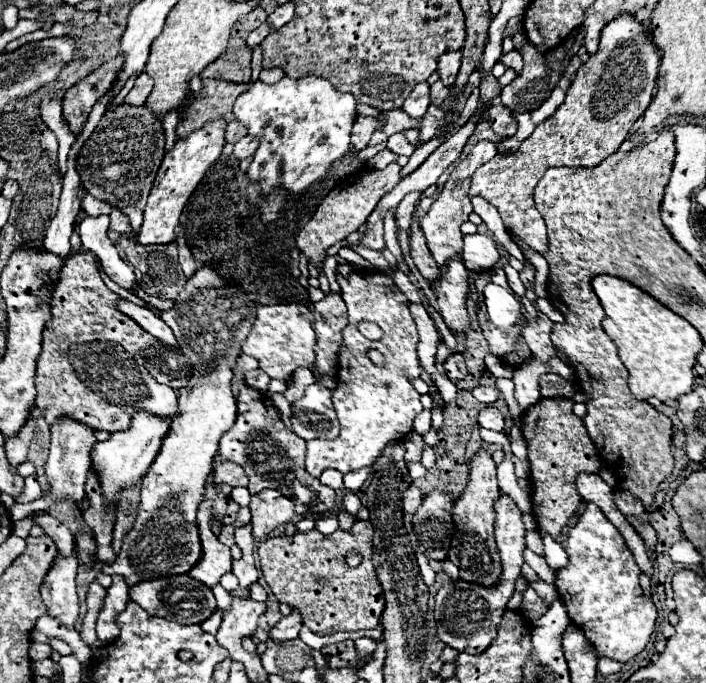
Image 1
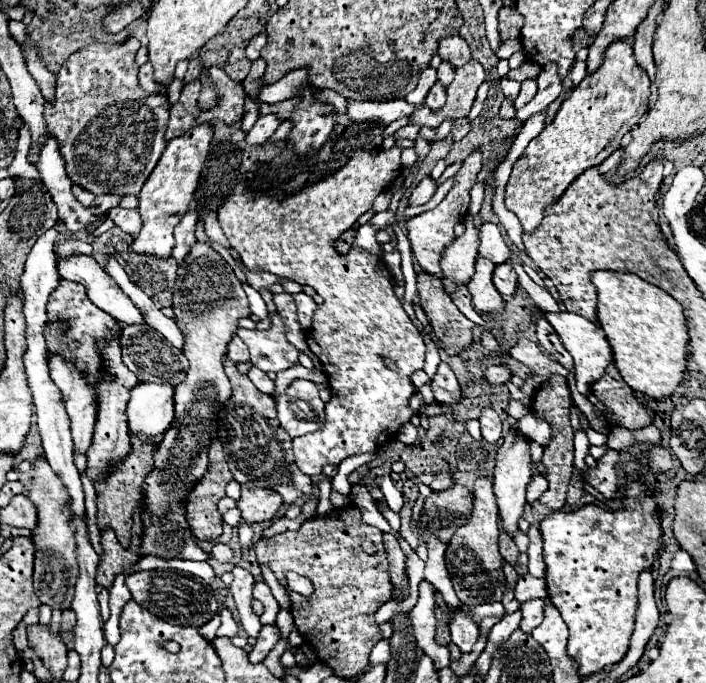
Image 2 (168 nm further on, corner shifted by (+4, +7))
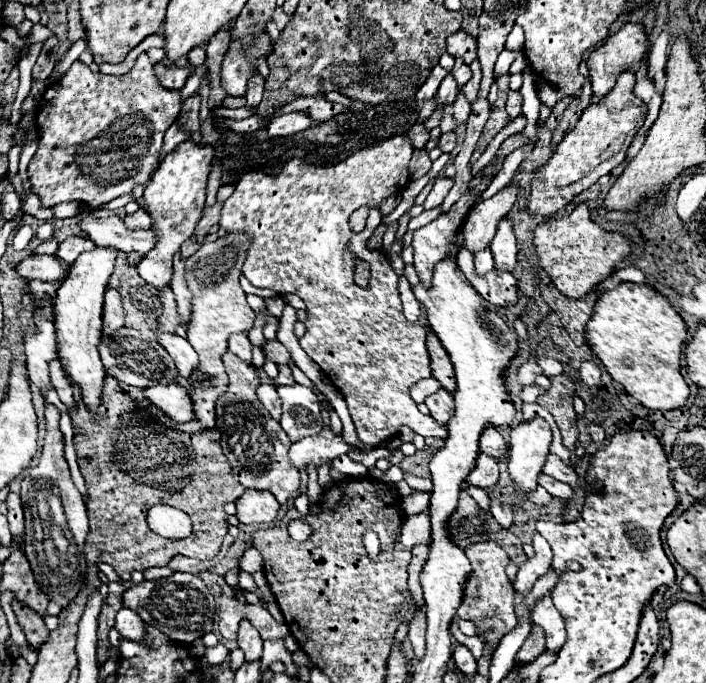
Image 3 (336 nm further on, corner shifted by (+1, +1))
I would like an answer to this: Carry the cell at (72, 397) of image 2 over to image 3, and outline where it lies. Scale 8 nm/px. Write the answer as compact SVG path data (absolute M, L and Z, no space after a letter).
M95 247L93 251L81 253L77 261L73 263L69 277L61 283L53 311L55 311L55 327L57 327L57 353L63 363L65 375L69 381L77 383L83 391L85 405L95 411L101 401L101 387L105 369L97 351L97 345L101 341L101 313L103 313L103 293L107 289L109 277L113 275L117 259L115 247Z

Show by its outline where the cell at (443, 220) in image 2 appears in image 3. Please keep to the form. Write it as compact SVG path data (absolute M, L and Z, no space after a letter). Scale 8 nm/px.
M465 193L451 207L451 213L439 215L435 221L415 231L415 237L411 243L415 249L413 263L423 285L431 285L435 261L443 259L443 253L447 253L447 241L451 241L451 237L455 237L455 233L461 231L469 209L473 207L473 201L475 197L471 197L471 193Z

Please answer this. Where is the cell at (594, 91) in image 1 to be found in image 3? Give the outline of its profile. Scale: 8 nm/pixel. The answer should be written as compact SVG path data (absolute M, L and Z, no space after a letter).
M621 73L615 87L607 97L591 103L579 117L575 129L571 129L563 141L557 145L557 151L551 155L545 167L535 173L533 191L529 197L529 213L533 215L551 215L573 201L579 193L589 189L599 181L599 177L609 175L623 159L625 151L631 145L635 133L645 121L647 107L633 93L635 75Z

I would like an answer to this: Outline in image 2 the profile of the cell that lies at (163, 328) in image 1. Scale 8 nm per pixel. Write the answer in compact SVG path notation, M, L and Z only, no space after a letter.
M88 255L60 257L60 277L78 281L86 287L90 301L110 313L114 319L126 325L144 325L146 319L142 311L124 295L116 281Z

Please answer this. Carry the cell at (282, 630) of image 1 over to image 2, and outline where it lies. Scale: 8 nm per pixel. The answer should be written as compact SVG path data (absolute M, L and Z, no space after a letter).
M264 625L262 631L260 631L260 635L258 635L256 645L254 645L252 651L250 651L252 663L262 661L262 659L272 651L272 647L274 647L276 643L280 643L280 641L282 641L280 627L278 627L278 625Z

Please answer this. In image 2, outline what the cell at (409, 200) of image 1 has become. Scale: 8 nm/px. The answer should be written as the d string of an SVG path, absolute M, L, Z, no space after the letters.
M424 177L414 189L412 189L412 195L408 197L408 205L414 207L414 205L424 205L436 191L436 181L430 179L430 177Z

